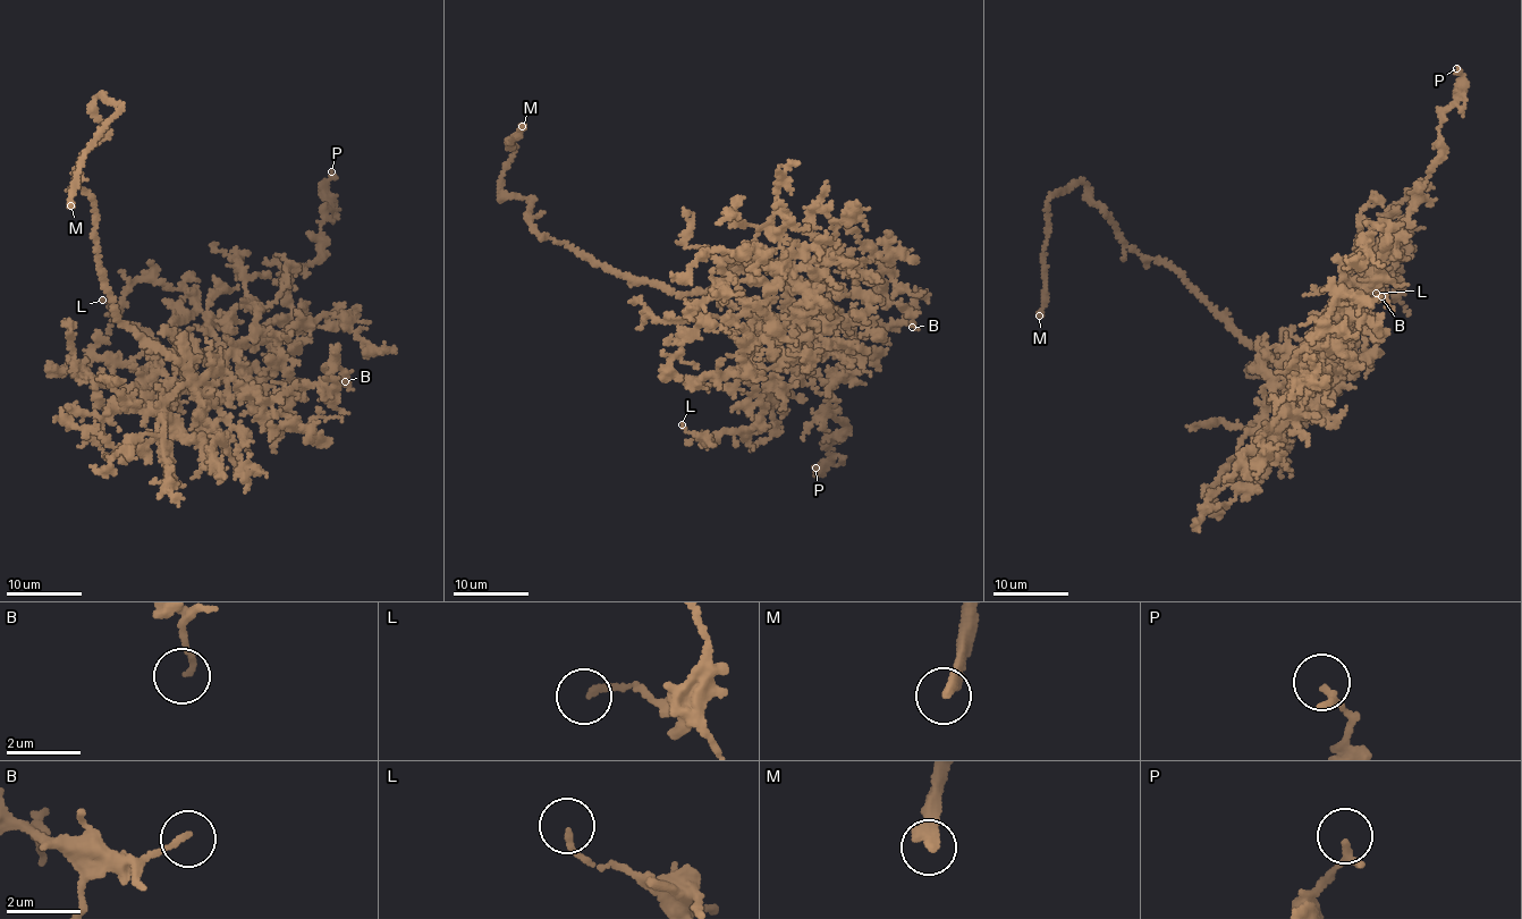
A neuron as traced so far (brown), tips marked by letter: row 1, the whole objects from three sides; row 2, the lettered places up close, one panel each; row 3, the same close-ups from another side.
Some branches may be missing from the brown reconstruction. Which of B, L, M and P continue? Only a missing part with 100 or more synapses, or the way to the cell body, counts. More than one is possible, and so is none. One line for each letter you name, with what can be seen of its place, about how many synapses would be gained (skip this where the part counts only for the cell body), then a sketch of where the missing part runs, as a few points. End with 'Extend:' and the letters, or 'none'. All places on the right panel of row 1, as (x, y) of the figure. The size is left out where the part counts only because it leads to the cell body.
M: place (1039, 315); course (1039, 315), (1055, 347), (1059, 363), (1056, 364)
Extend: M

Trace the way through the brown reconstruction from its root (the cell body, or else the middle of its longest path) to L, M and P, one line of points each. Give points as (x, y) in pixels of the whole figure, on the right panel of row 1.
L: (1267, 356), (1304, 356), (1320, 331), (1352, 314), (1351, 301), (1405, 249), (1396, 252), (1396, 293), (1376, 293)
M: (1267, 356), (1182, 275), (1126, 247), (1091, 201), (1085, 184), (1074, 182), (1049, 197), (1039, 315)
P: (1267, 356), (1252, 367), (1273, 376), (1318, 330), (1335, 292), (1372, 275), (1442, 154), (1456, 68)

